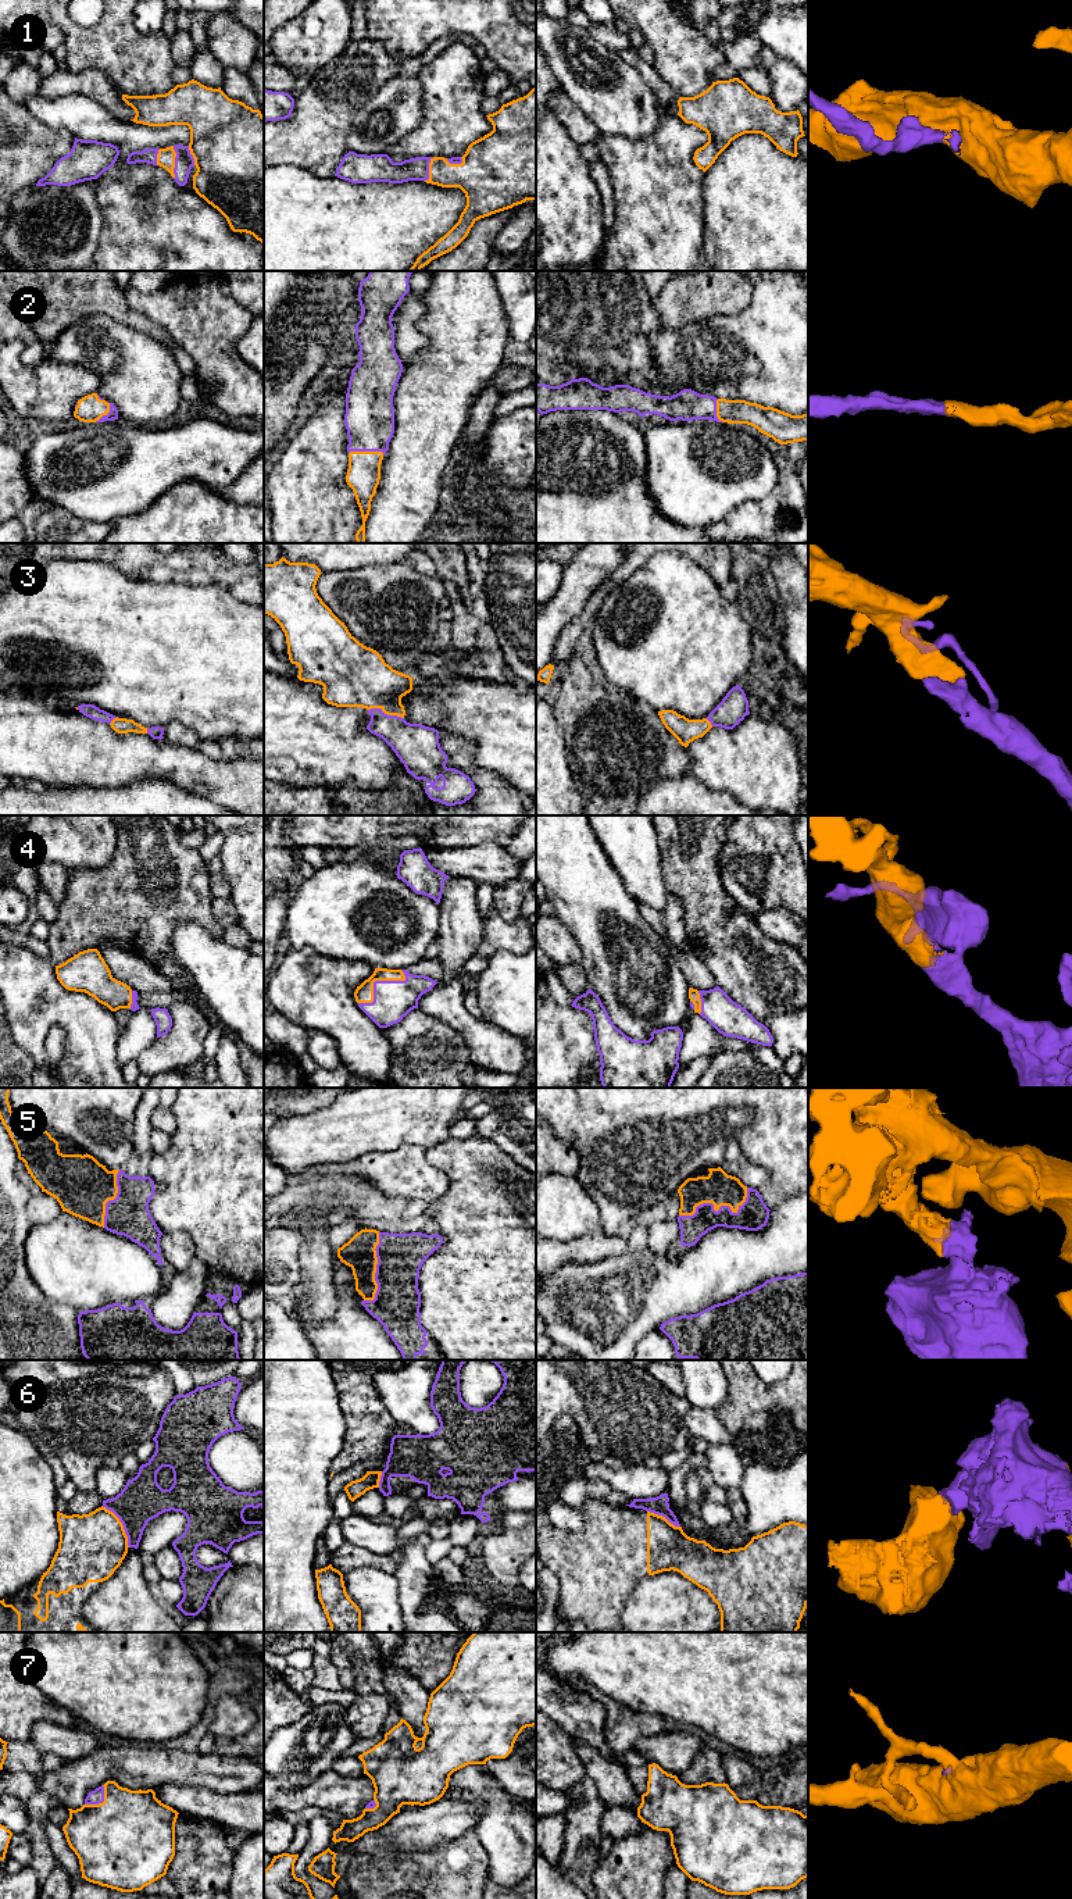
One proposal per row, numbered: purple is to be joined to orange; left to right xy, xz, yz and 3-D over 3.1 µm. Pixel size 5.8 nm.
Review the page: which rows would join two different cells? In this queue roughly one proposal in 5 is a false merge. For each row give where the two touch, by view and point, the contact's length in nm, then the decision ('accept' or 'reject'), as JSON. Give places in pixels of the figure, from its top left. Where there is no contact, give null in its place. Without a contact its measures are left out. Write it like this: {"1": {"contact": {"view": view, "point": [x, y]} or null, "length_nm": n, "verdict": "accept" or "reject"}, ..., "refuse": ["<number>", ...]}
{"1": {"contact": {"view": "xy", "point": [174, 163]}, "length_nm": 190, "verdict": "accept"}, "2": {"contact": {"view": "xz", "point": [367, 452]}, "length_nm": 200, "verdict": "accept"}, "3": {"contact": {"view": "xz", "point": [386, 713]}, "length_nm": 220, "verdict": "accept"}, "4": {"contact": {"view": "xz", "point": [375, 980]}, "length_nm": 320, "verdict": "accept"}, "5": {"contact": {"view": "yz", "point": [715, 1210]}, "length_nm": 440, "verdict": "accept"}, "6": {"contact": {"view": "xy", "point": [121, 1524]}, "length_nm": 280, "verdict": "reject"}, "7": {"contact": {"view": "xy", "point": [103, 1802]}, "length_nm": 160, "verdict": "accept"}, "refuse": ["6"]}

